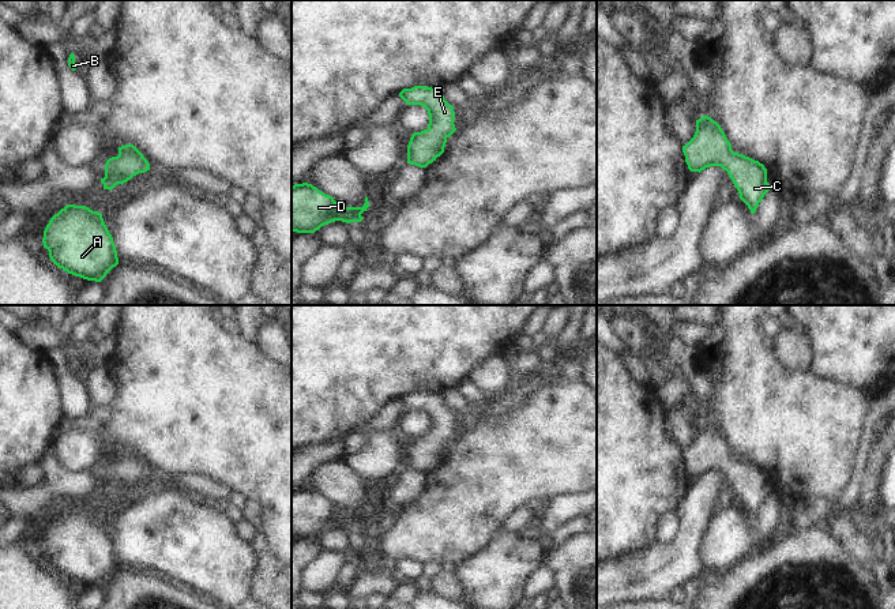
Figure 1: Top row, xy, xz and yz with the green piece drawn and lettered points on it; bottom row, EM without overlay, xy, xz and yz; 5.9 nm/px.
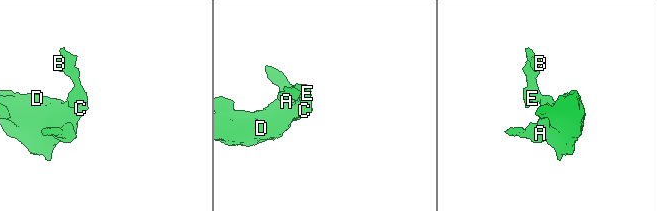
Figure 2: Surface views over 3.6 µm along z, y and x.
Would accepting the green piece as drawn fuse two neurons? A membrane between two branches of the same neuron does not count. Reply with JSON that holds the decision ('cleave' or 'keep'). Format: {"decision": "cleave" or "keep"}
{"decision": "keep"}

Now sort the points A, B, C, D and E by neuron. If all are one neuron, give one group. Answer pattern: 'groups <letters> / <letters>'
groups A B C D E

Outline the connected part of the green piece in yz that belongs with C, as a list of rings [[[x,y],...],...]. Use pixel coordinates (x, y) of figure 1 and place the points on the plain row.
[[[708,421],[696,425],[696,437],[682,458],[691,477],[700,478],[710,471],[726,475],[752,519],[771,493],[764,470],[734,458],[721,431]]]

